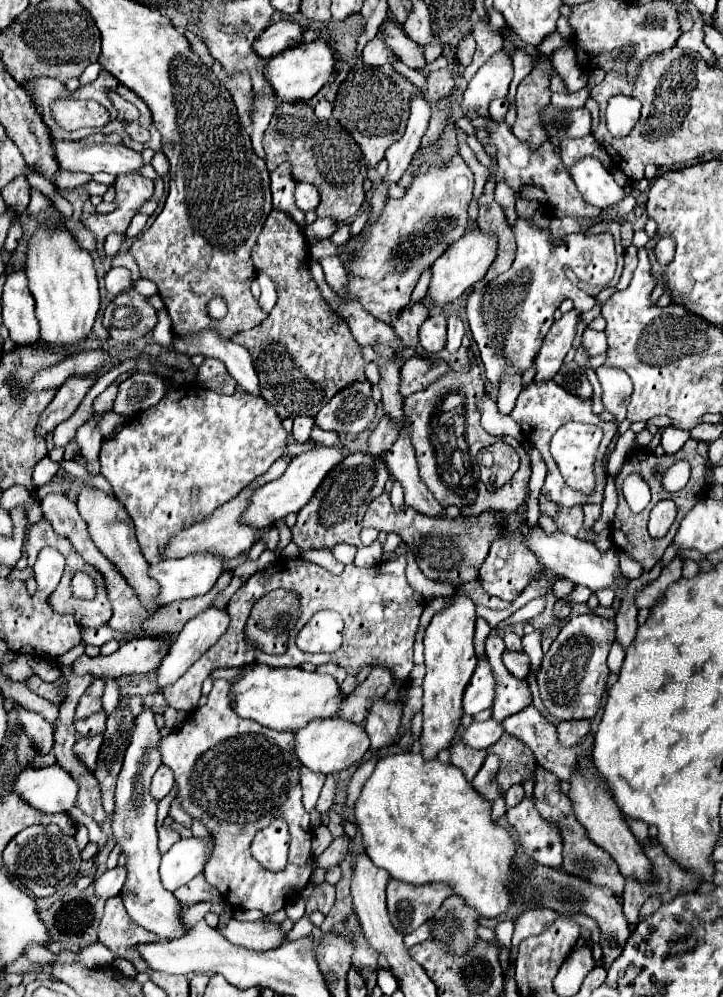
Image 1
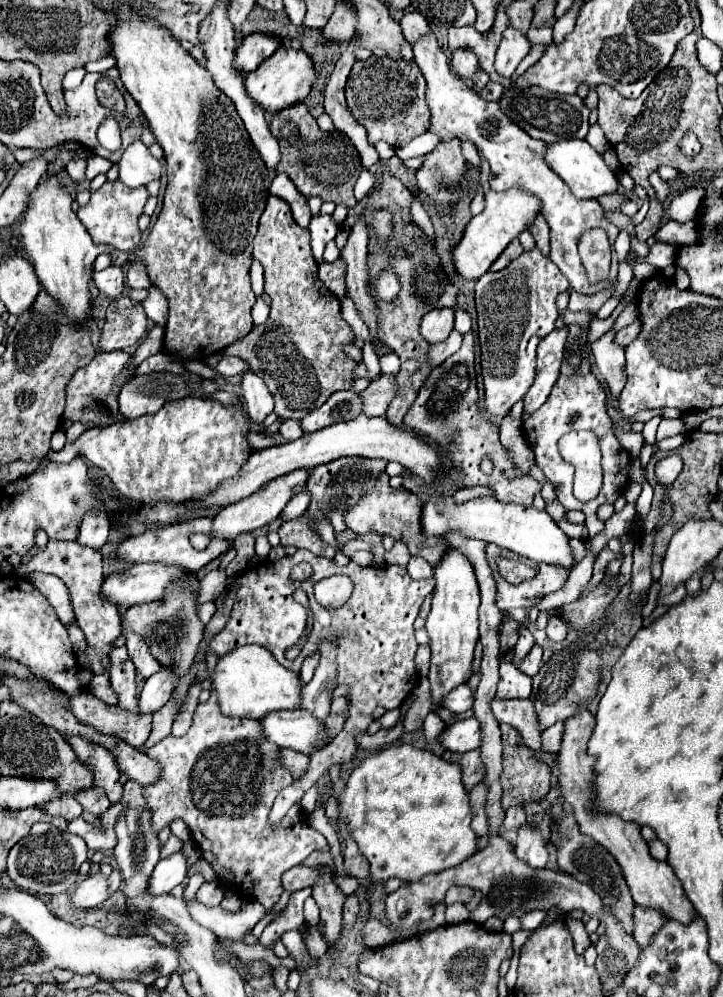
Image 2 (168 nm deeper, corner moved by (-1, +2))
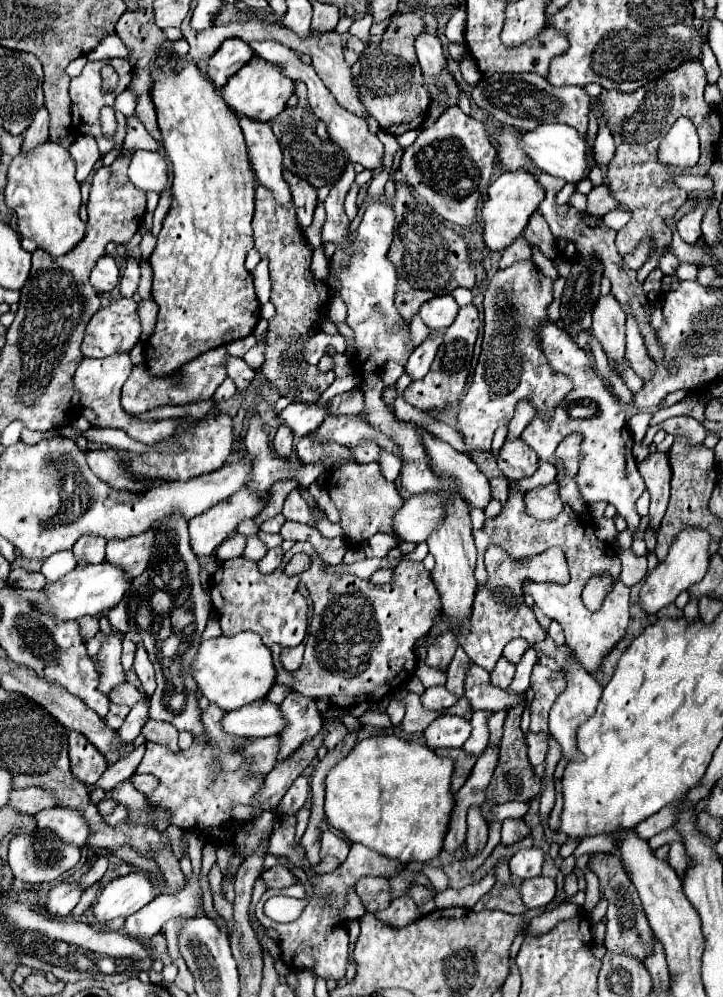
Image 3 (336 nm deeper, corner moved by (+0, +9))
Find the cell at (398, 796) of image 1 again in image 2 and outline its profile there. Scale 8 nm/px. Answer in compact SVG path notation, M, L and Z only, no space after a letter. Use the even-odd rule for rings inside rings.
M394 744L386 750L374 752L374 756L368 756L358 768L354 768L346 780L346 786L342 788L338 804L338 818L346 824L352 840L372 866L370 893L373 884L388 878L418 882L418 878L424 874L436 874L446 868L454 868L478 850L476 834L470 828L472 814L468 792L462 786L460 766L446 762L428 750L418 750L408 744Z

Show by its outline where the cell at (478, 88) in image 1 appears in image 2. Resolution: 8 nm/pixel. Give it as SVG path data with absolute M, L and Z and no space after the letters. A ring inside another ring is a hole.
M508 26L504 32L502 32L502 40L500 40L500 46L498 46L498 52L496 52L496 72L500 76L506 76L510 78L516 70L516 66L522 62L522 58L530 52L532 44L528 40L528 36L512 26Z

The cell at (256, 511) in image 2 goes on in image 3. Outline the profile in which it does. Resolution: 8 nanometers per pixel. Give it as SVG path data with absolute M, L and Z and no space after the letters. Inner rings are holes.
M243 487L241 491L237 491L237 495L231 495L227 501L211 507L203 515L189 519L189 539L191 539L191 549L195 551L195 555L199 555L199 557L211 555L215 551L215 547L219 547L225 539L229 539L235 533L237 523L257 517L267 507L269 497L271 497L271 491L261 495L261 493L253 491L251 487Z

